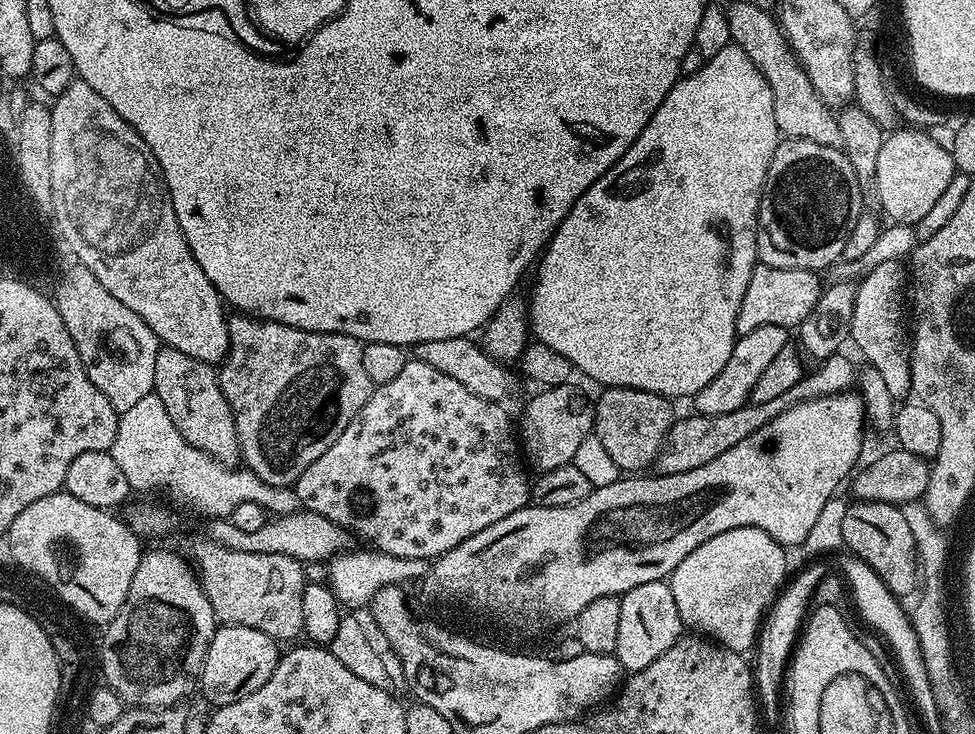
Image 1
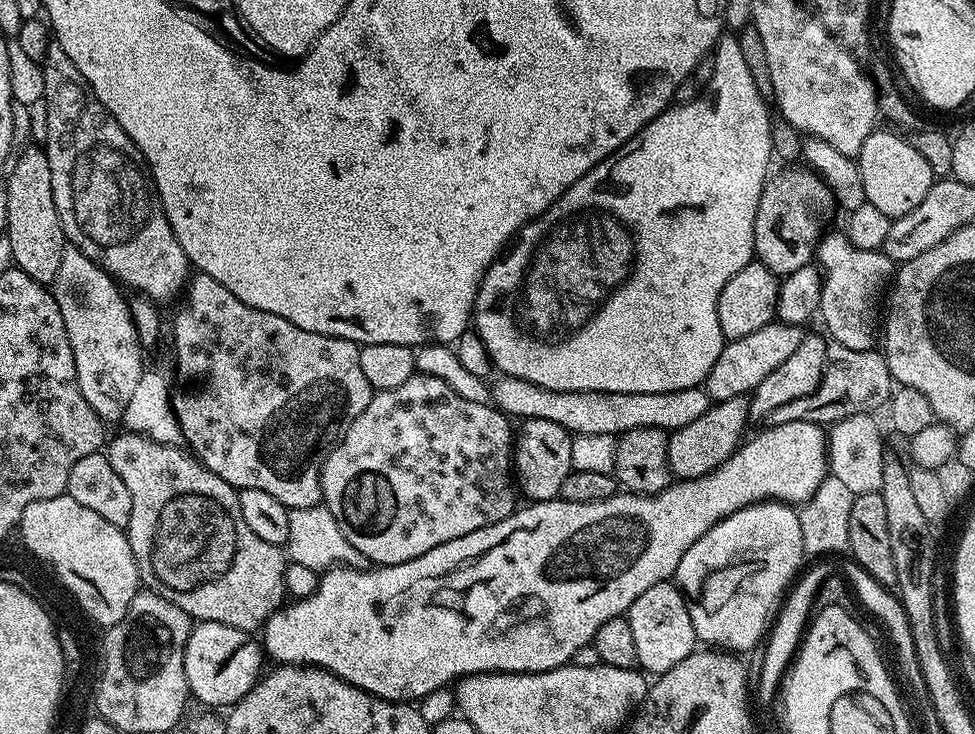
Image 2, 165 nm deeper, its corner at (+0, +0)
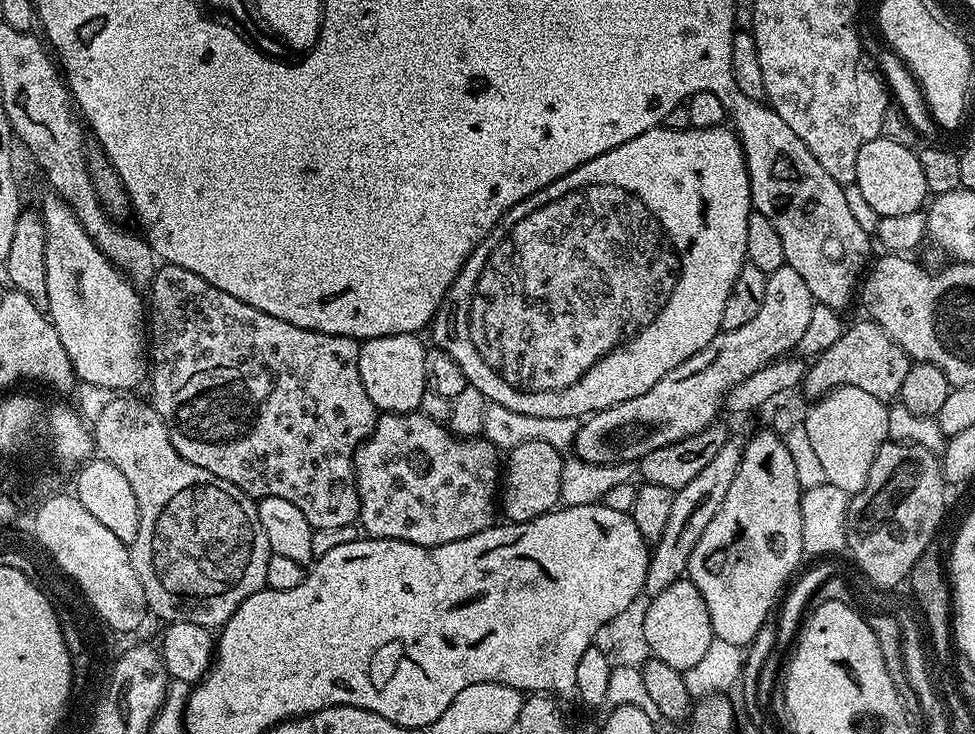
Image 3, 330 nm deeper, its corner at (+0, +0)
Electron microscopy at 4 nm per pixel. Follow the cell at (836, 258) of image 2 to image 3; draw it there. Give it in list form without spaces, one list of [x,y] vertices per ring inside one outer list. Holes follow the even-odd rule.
[[[734,70],[728,71],[728,86],[715,88],[712,93],[718,102],[722,102],[731,127],[742,141],[752,207],[770,218],[778,230],[784,263],[798,270],[802,282],[806,282],[809,297],[815,303],[844,310],[854,300],[854,289],[869,263],[868,251],[874,248],[870,233],[858,226],[846,203],[845,185],[834,182],[834,178],[818,166],[818,158],[806,150],[806,142],[802,142],[802,138],[798,138],[782,118],[778,118],[772,107],[746,98],[746,94],[738,90]]]

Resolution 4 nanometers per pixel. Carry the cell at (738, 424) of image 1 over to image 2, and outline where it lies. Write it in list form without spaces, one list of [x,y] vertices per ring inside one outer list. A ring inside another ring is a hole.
[[[832,342],[828,345],[828,361],[820,385],[810,394],[794,398],[794,402],[786,402],[786,406],[778,406],[778,410],[768,416],[767,423],[782,426],[786,422],[810,422],[831,426],[851,415],[872,414],[875,408],[883,409],[893,391],[894,381],[883,351],[850,350],[850,346]]]

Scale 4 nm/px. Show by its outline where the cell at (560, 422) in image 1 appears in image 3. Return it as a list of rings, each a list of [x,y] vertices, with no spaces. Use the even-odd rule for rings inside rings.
[[[522,442],[510,449],[502,468],[503,519],[521,524],[553,511],[561,503],[564,461],[561,449],[550,446],[550,442]]]

